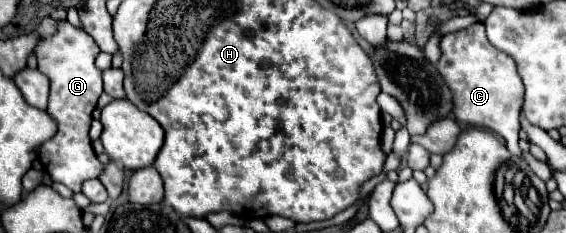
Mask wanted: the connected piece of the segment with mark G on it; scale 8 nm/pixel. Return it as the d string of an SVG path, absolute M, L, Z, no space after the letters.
M67 20L57 22L57 34L41 38L37 46L39 72L45 72L51 84L47 112L57 122L57 134L41 144L39 158L51 180L65 184L73 192L79 192L85 180L97 178L103 170L103 164L97 160L89 140L91 112L103 92L101 72L95 68L95 56L99 52L101 50L95 40L85 30L73 28Z

